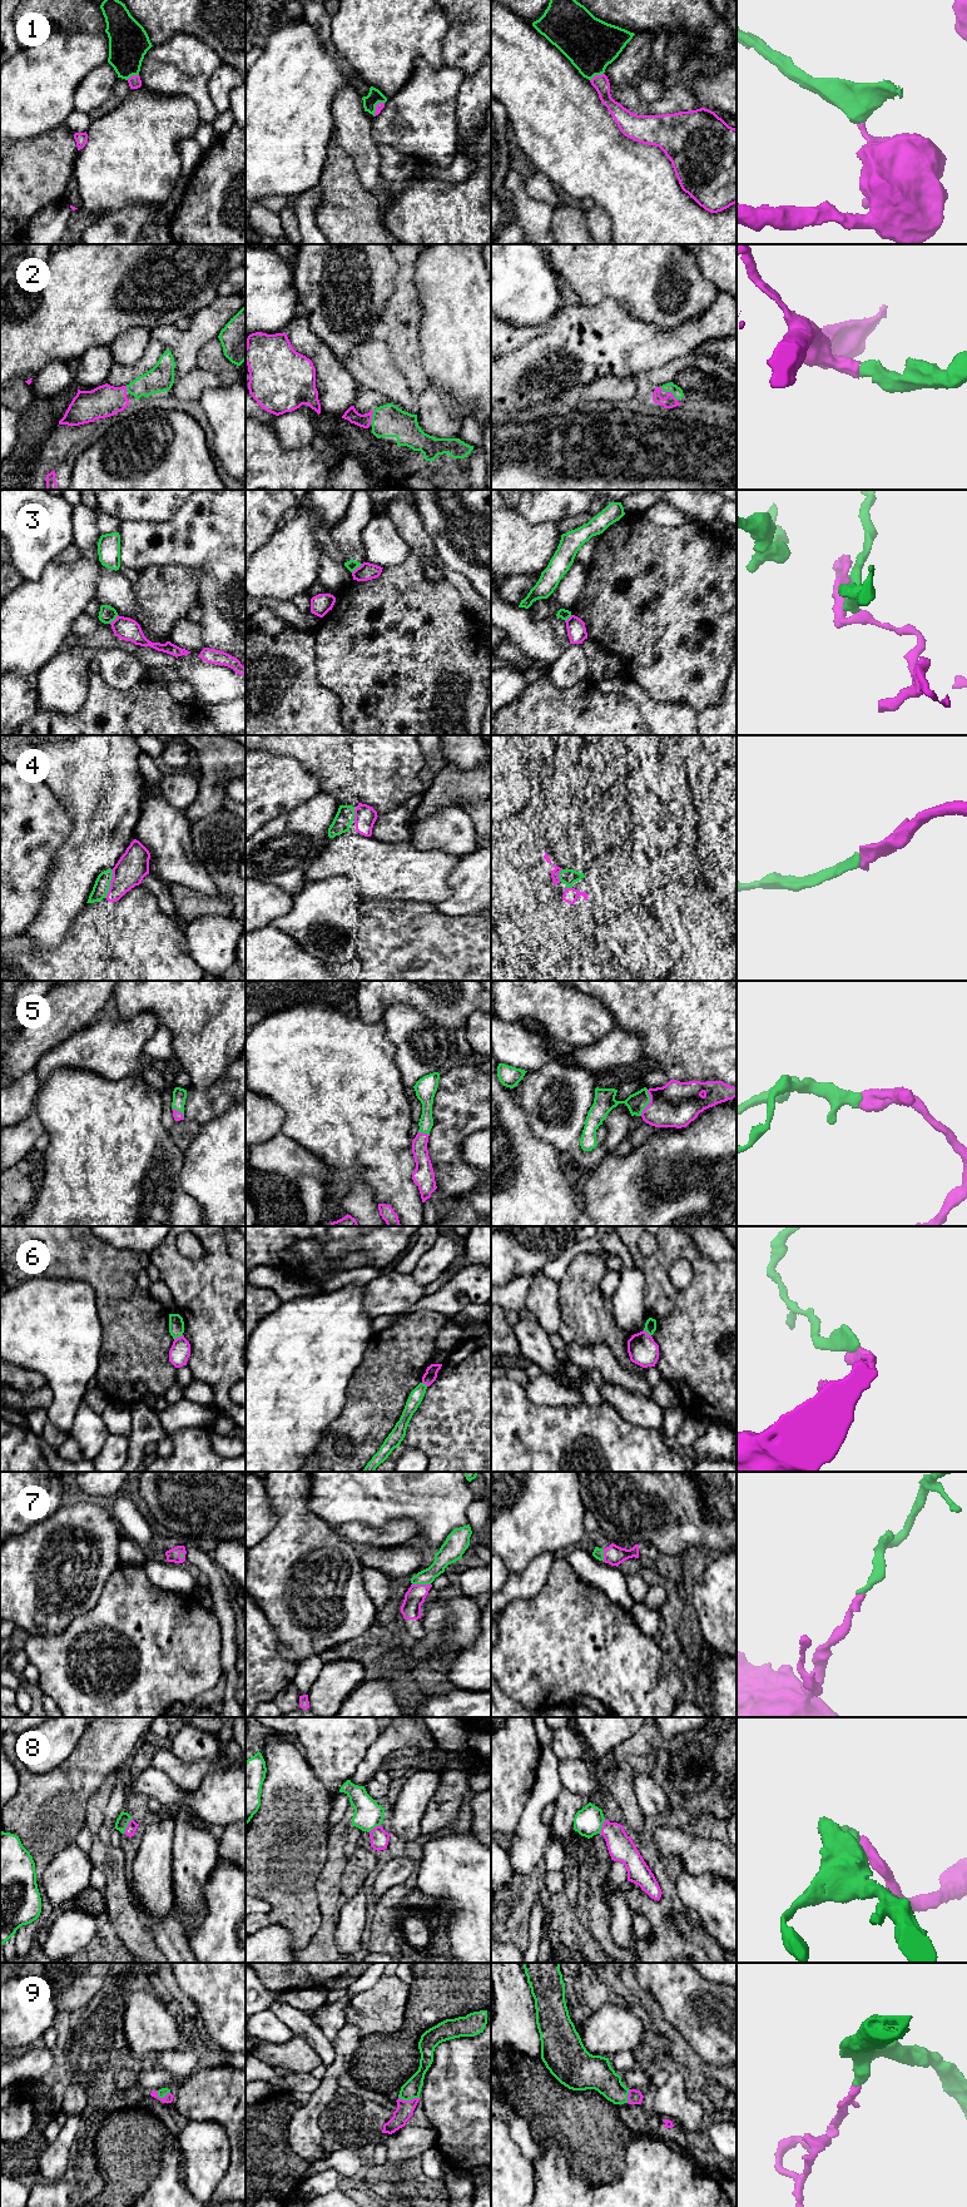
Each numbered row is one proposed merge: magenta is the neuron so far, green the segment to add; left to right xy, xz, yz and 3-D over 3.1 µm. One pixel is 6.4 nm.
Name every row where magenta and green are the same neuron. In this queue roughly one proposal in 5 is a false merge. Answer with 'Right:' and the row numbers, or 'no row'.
Right: 1, 2, 4, 5, 7, 8, 9

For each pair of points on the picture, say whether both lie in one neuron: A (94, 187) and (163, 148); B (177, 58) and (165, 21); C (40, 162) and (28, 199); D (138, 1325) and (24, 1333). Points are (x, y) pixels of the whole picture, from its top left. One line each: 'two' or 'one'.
A: one
B: two
C: one
D: two

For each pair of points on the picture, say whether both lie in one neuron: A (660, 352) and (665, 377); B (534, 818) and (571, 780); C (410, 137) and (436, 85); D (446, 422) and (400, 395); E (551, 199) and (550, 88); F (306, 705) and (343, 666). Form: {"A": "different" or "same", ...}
{"A": "different", "B": "different", "C": "same", "D": "different", "E": "different", "F": "different"}

